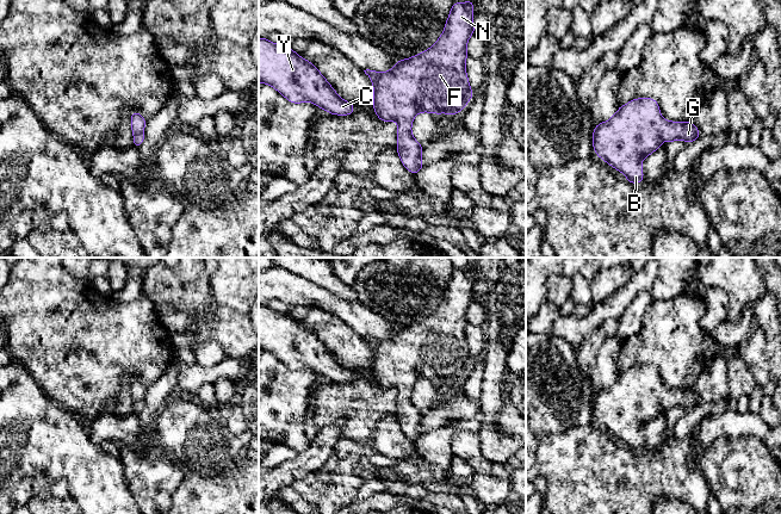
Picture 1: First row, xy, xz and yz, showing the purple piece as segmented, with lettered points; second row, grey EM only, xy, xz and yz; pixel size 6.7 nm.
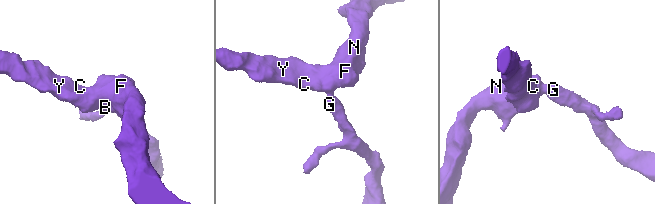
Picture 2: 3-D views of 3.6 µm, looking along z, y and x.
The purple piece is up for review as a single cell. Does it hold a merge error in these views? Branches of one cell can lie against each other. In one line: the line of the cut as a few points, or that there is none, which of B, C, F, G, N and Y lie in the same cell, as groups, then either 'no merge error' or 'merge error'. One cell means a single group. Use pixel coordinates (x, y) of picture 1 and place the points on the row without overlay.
no cut | B C F G N Y | no merge error

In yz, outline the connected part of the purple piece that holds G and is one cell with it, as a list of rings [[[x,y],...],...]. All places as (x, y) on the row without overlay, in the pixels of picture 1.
[[[653,365],[633,366],[607,389],[596,391],[593,415],[599,425],[626,442],[628,450],[644,446],[641,427],[662,414],[662,407],[683,407],[692,410],[700,405],[692,388],[664,388]]]

